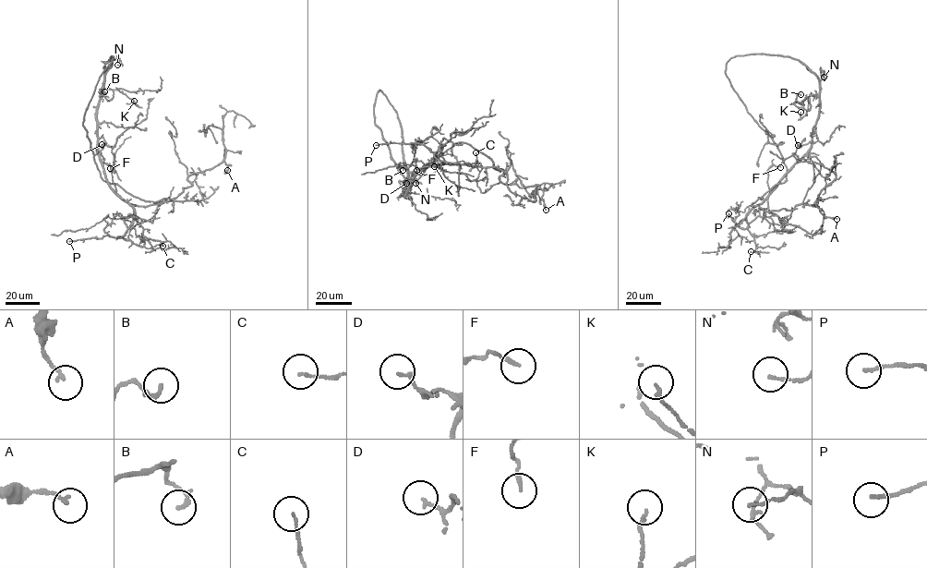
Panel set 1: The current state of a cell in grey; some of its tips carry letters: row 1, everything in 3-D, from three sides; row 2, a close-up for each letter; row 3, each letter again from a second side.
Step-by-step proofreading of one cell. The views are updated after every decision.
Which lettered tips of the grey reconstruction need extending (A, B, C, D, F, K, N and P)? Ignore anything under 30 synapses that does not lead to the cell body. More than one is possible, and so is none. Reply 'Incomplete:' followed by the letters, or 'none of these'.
Incomplete: P

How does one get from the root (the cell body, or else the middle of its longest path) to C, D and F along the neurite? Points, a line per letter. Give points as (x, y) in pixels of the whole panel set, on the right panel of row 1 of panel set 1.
C: (728, 77), (729, 59), (762, 54), (799, 59), (819, 84), (812, 148), (746, 215), (760, 251), (751, 251)
D: (728, 77), (728, 60), (758, 54), (798, 59), (815, 75), (820, 104), (813, 143), (798, 145)
F: (728, 77), (728, 60), (758, 54), (798, 59), (816, 76), (812, 147), (771, 190), (767, 170), (780, 167)

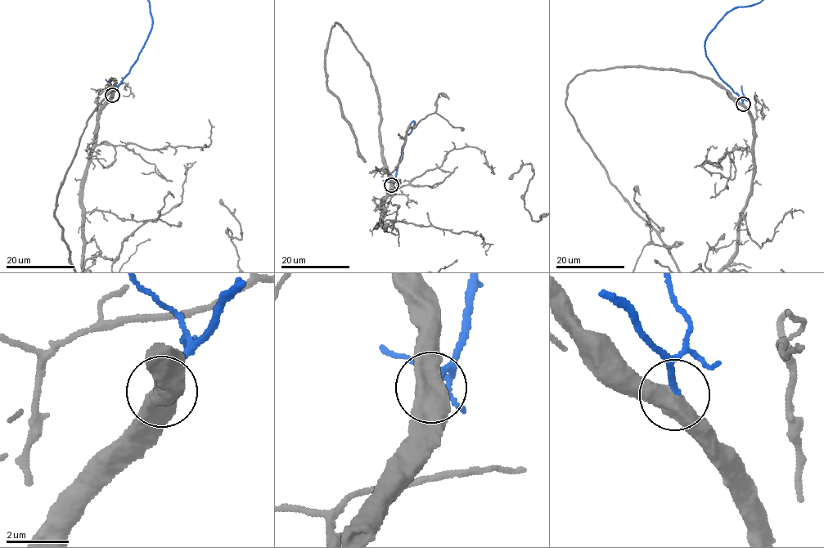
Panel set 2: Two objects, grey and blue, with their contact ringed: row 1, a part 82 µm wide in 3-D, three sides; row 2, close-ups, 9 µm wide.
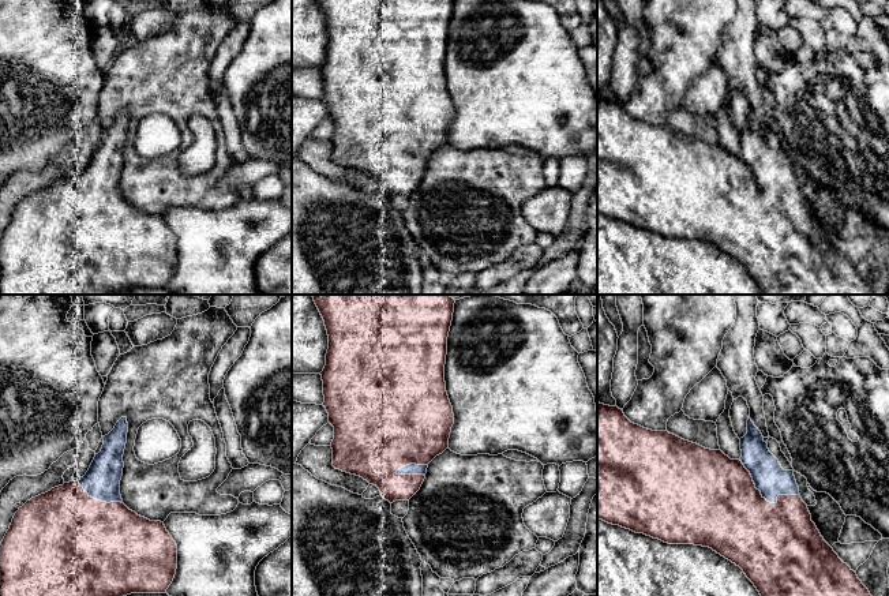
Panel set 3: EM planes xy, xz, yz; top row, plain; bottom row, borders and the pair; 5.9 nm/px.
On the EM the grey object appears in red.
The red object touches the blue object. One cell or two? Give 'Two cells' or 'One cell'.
One cell

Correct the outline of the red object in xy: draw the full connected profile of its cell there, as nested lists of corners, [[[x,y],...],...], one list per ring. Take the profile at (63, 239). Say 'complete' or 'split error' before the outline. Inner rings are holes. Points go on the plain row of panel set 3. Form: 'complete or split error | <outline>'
split error | [[[121,112],[115,123],[104,131],[104,139],[95,149],[89,165],[79,176],[64,177],[50,185],[27,195],[15,207],[10,224],[0,240],[0,295],[119,295],[131,288],[165,288],[172,278],[177,263],[177,240],[166,225],[164,217],[150,215],[130,205],[120,190],[120,175],[123,170],[123,149],[127,138],[128,117]]]

